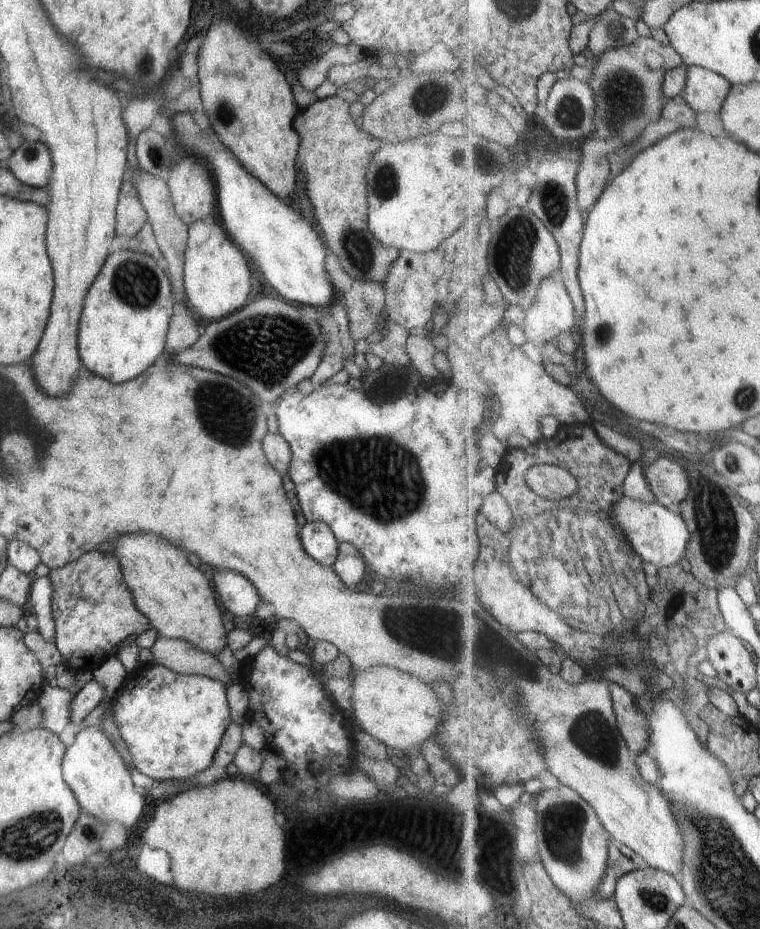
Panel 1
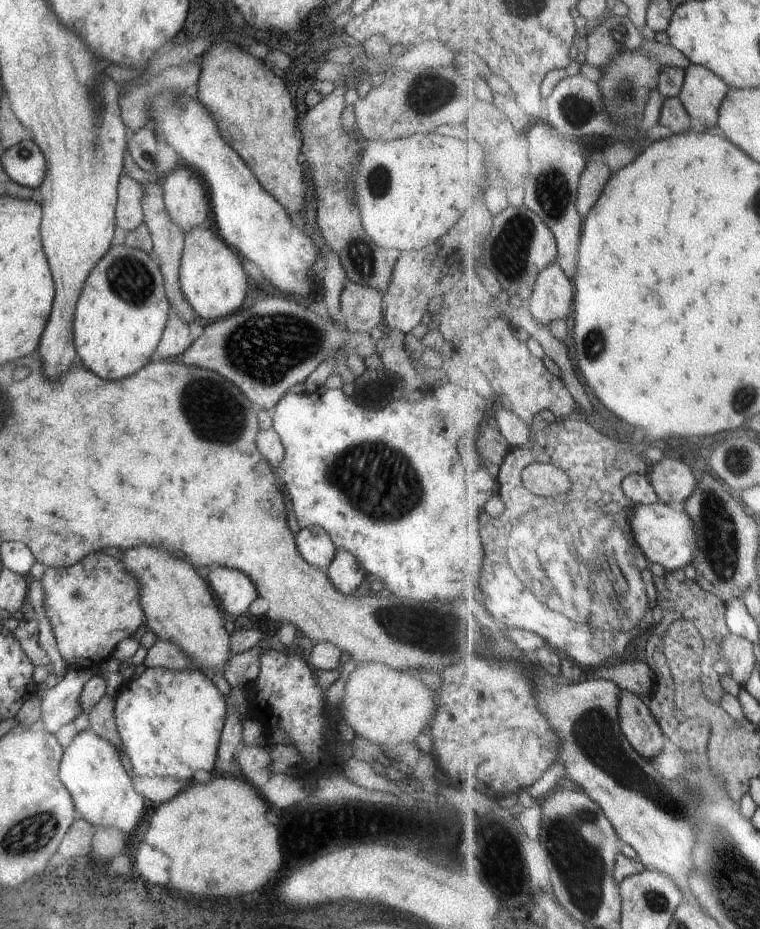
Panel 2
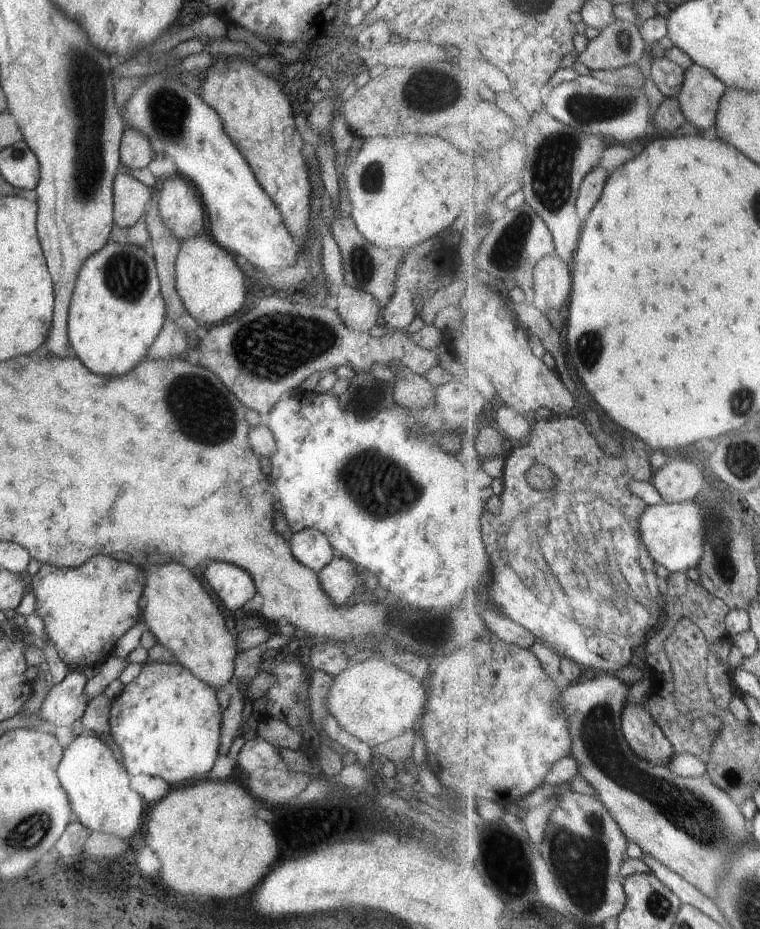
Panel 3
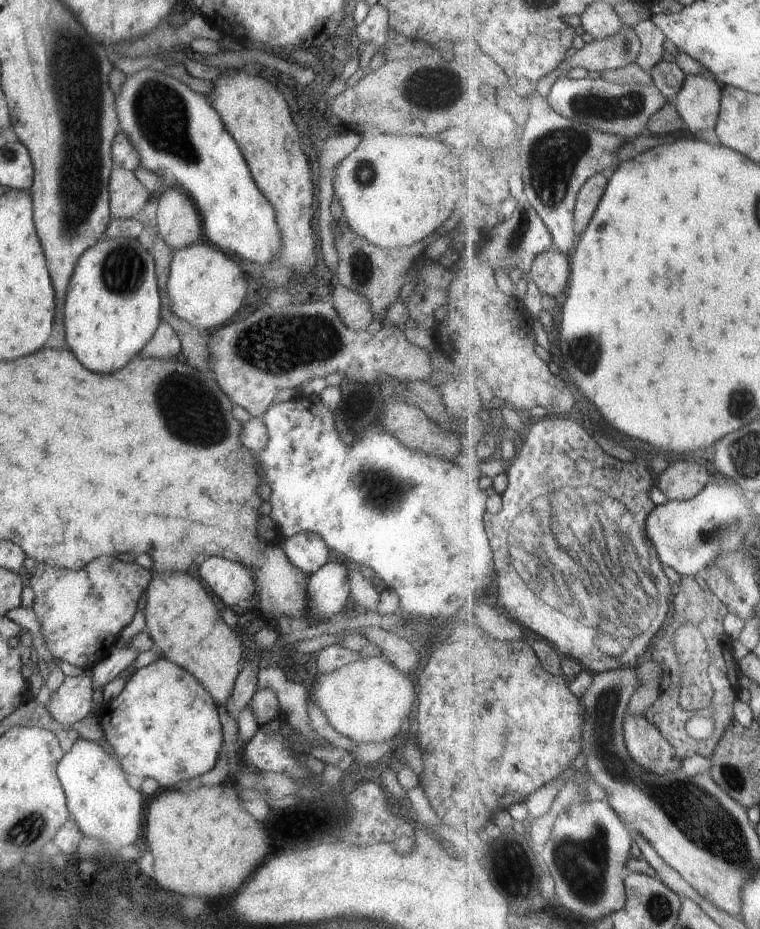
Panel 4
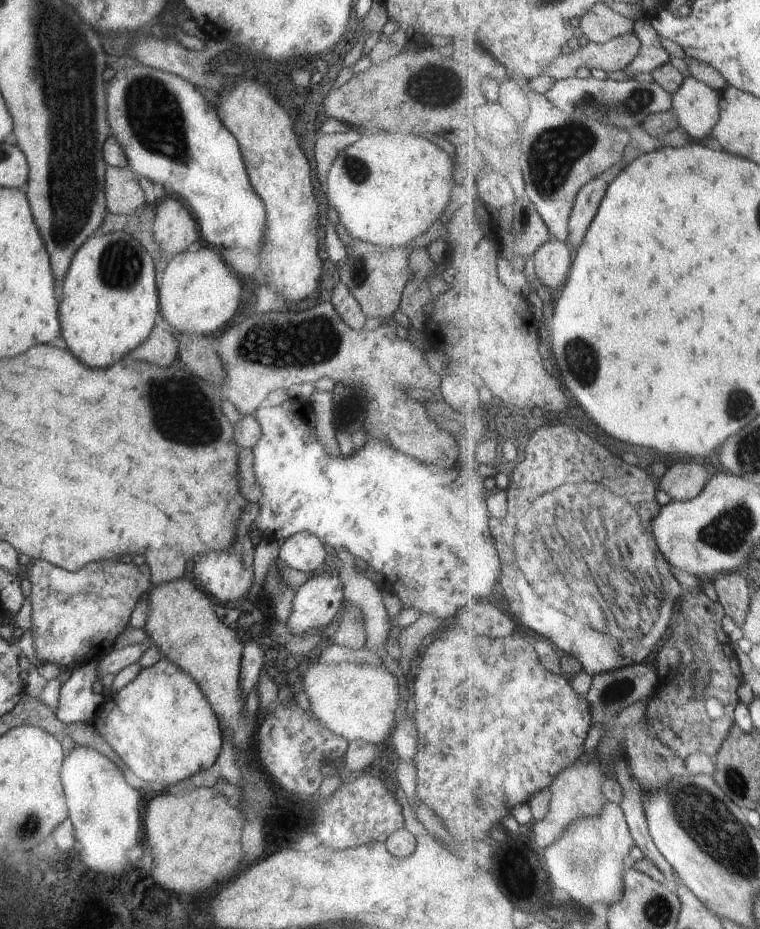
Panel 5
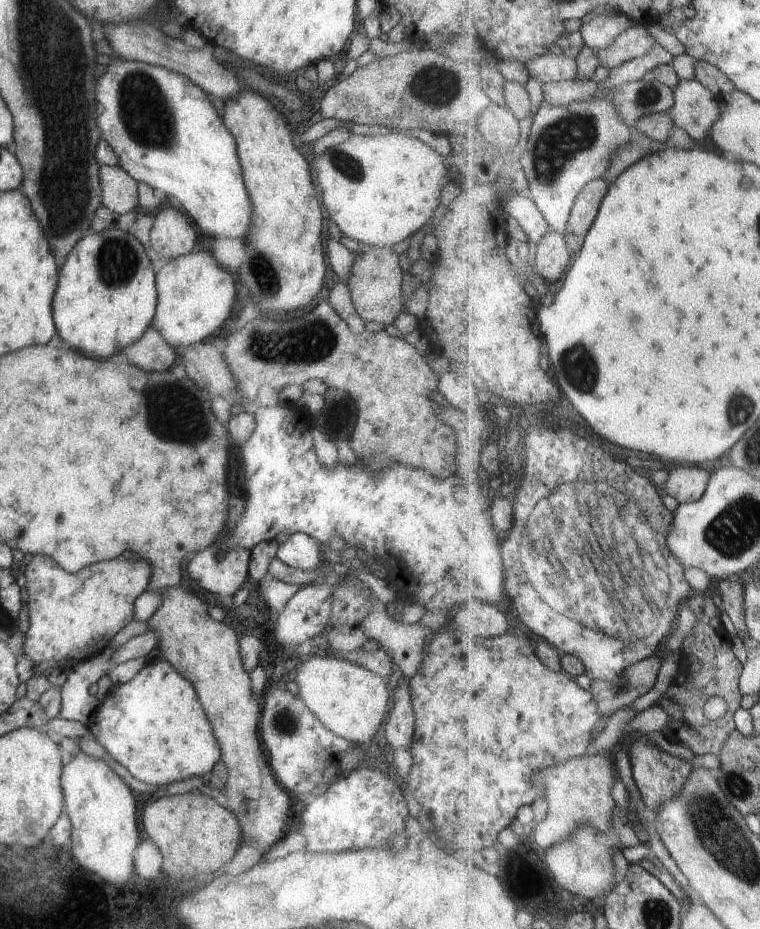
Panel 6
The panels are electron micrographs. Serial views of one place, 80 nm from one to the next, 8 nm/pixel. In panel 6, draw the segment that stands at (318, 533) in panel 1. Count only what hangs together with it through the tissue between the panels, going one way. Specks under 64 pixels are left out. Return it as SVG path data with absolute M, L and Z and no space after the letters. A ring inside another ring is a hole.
M295 533L276 548L276 557L291 568L312 570L321 564L320 547L308 534Z

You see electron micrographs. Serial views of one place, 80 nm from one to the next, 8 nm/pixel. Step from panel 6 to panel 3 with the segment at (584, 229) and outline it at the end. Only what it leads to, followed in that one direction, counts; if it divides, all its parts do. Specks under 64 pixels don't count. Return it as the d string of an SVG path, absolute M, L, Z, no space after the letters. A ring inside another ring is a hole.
M601 164L591 169L591 172L582 180L582 187L578 196L576 207L578 215L584 224L589 220L591 211L602 198L602 192L608 181L608 170Z

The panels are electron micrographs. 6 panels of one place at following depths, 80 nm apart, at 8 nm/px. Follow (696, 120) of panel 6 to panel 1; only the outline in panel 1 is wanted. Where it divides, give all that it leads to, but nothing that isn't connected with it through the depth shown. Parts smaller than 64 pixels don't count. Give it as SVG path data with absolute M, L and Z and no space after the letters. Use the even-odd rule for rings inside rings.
M689 66L683 96L696 113L720 114L731 90L725 77L704 67Z

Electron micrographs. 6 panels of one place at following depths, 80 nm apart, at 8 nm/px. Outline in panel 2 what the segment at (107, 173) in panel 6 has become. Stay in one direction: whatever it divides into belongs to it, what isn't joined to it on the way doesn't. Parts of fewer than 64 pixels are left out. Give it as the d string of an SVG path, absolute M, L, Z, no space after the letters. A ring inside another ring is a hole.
M121 174L116 186L116 205L114 208L114 226L132 231L141 224L143 196L142 186L127 174Z

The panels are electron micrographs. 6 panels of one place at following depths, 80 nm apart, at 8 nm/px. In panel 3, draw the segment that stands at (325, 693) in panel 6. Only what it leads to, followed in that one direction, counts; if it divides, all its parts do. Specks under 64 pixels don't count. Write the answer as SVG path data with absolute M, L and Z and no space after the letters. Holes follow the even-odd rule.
M383 656L366 658L360 663L347 663L328 686L326 707L340 728L373 748L399 736L405 729L418 725L427 700L421 682Z

